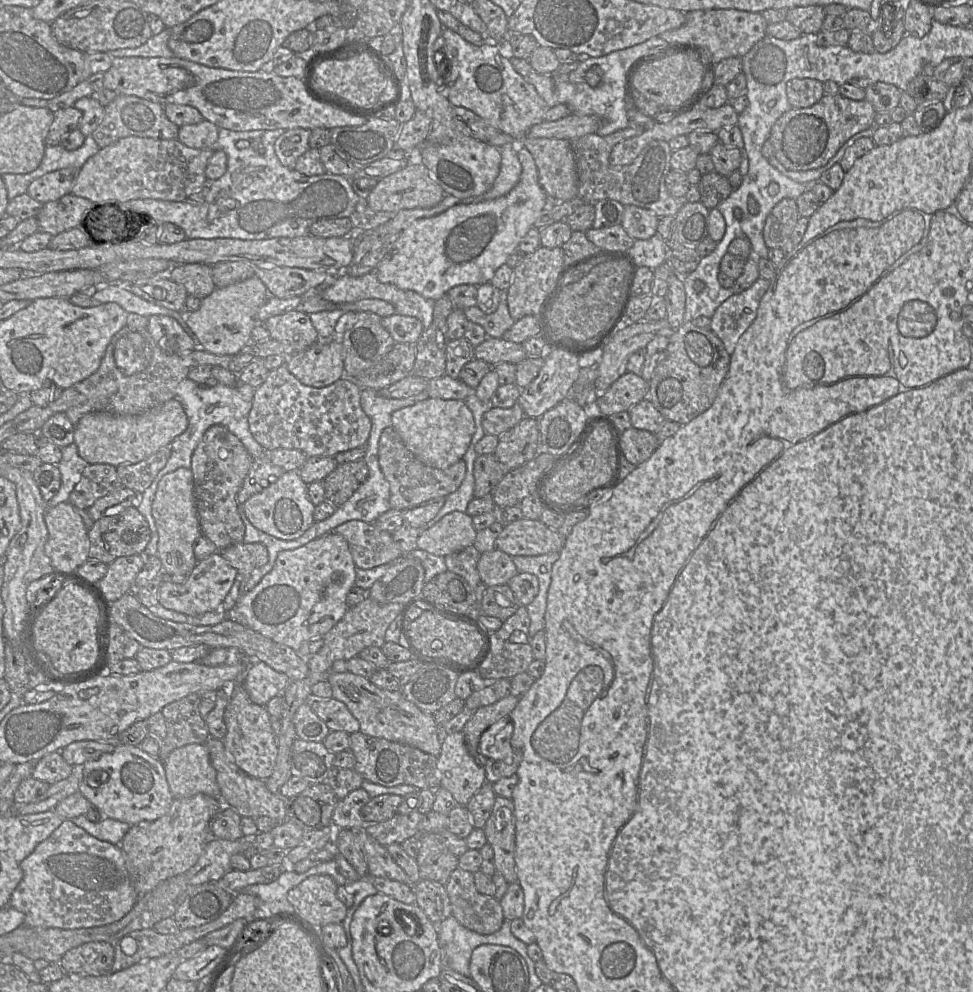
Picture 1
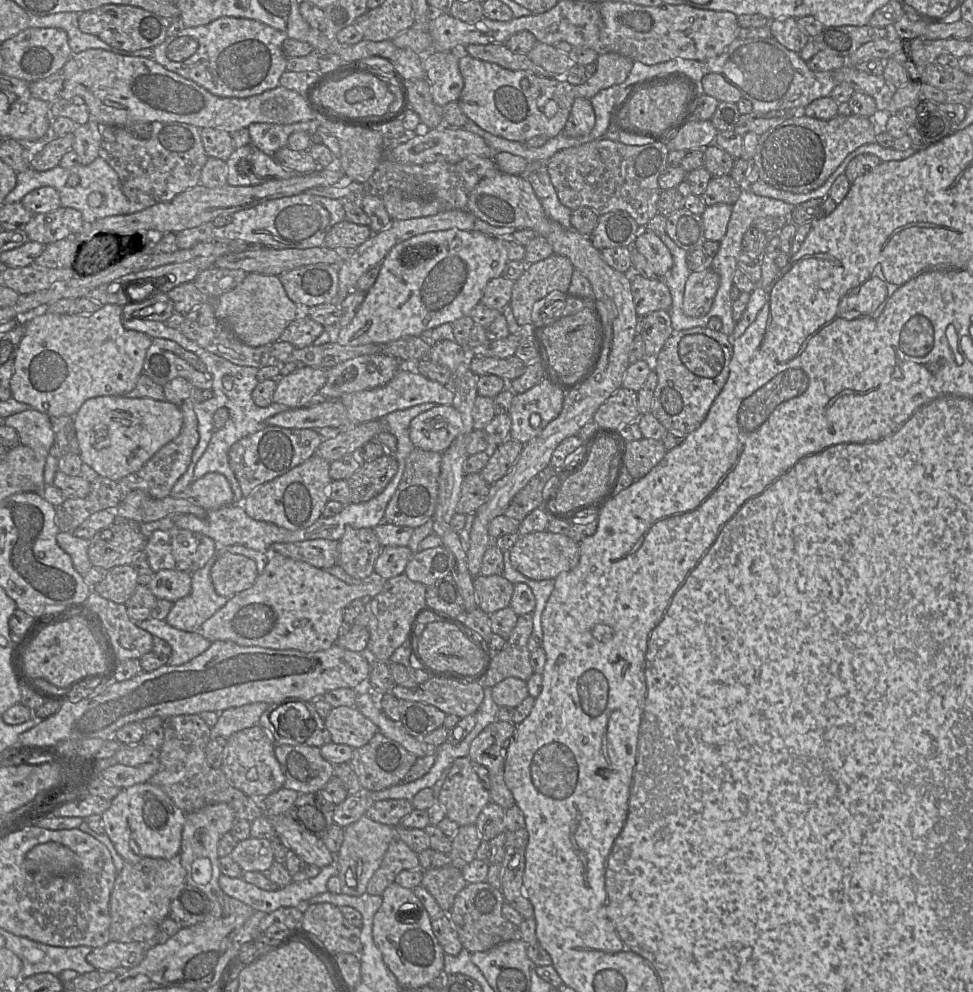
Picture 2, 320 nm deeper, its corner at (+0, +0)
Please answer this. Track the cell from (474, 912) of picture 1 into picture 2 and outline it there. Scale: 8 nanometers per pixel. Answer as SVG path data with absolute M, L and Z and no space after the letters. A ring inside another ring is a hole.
M485 882L468 883L455 897L448 913L459 940L470 953L488 951L496 945L511 940L520 940L520 928L510 922L502 913L505 902L501 889Z

